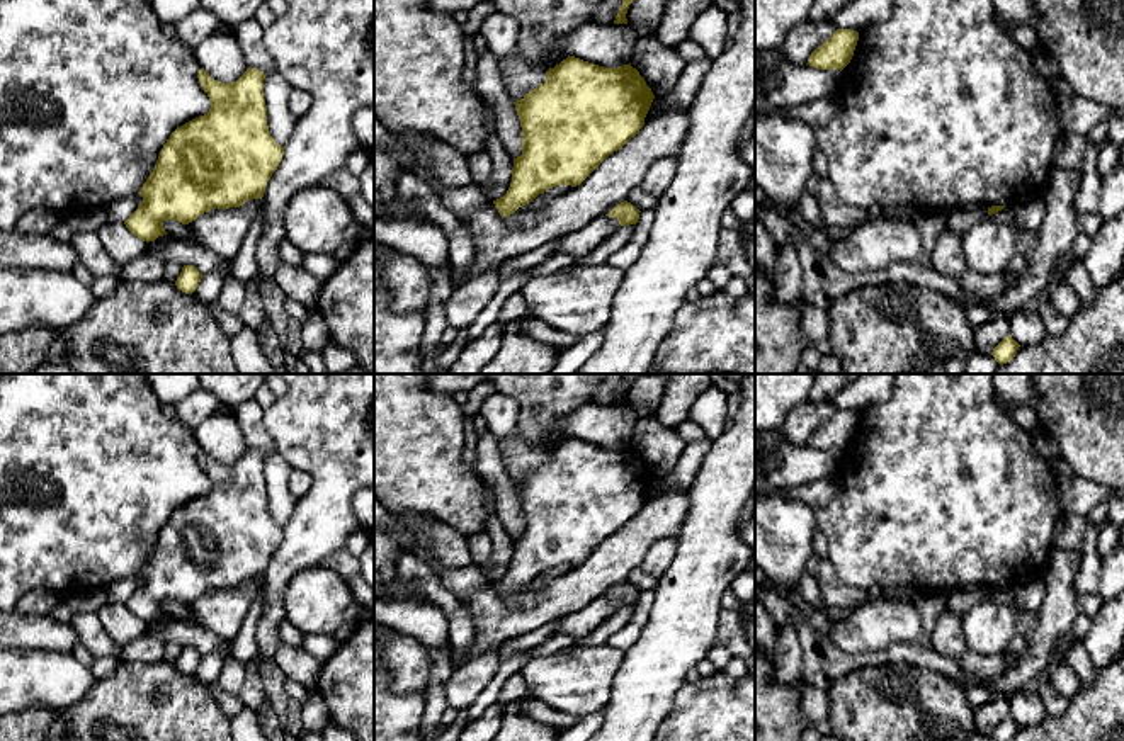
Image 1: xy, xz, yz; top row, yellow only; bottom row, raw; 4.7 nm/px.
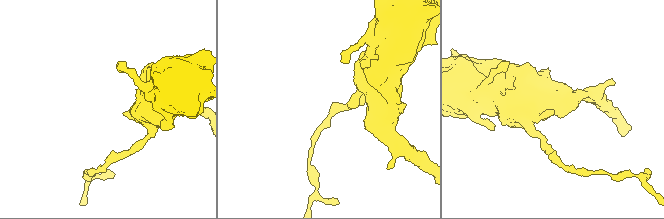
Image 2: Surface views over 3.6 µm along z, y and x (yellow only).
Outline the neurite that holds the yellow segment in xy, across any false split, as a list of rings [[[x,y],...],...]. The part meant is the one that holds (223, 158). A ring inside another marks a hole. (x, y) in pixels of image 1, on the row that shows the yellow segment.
[[[248,66],[236,82],[223,83],[201,68],[197,78],[211,100],[209,112],[170,134],[138,192],[143,202],[124,221],[126,228],[146,243],[167,235],[165,219],[189,224],[211,209],[240,207],[250,199],[262,199],[284,155],[267,126],[264,71]]]

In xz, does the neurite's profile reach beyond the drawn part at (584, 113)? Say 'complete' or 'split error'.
complete

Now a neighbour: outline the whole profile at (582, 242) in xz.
[[[602,216],[582,229],[558,240],[558,252],[575,257],[576,260],[595,250],[617,228],[619,221],[612,216]]]

